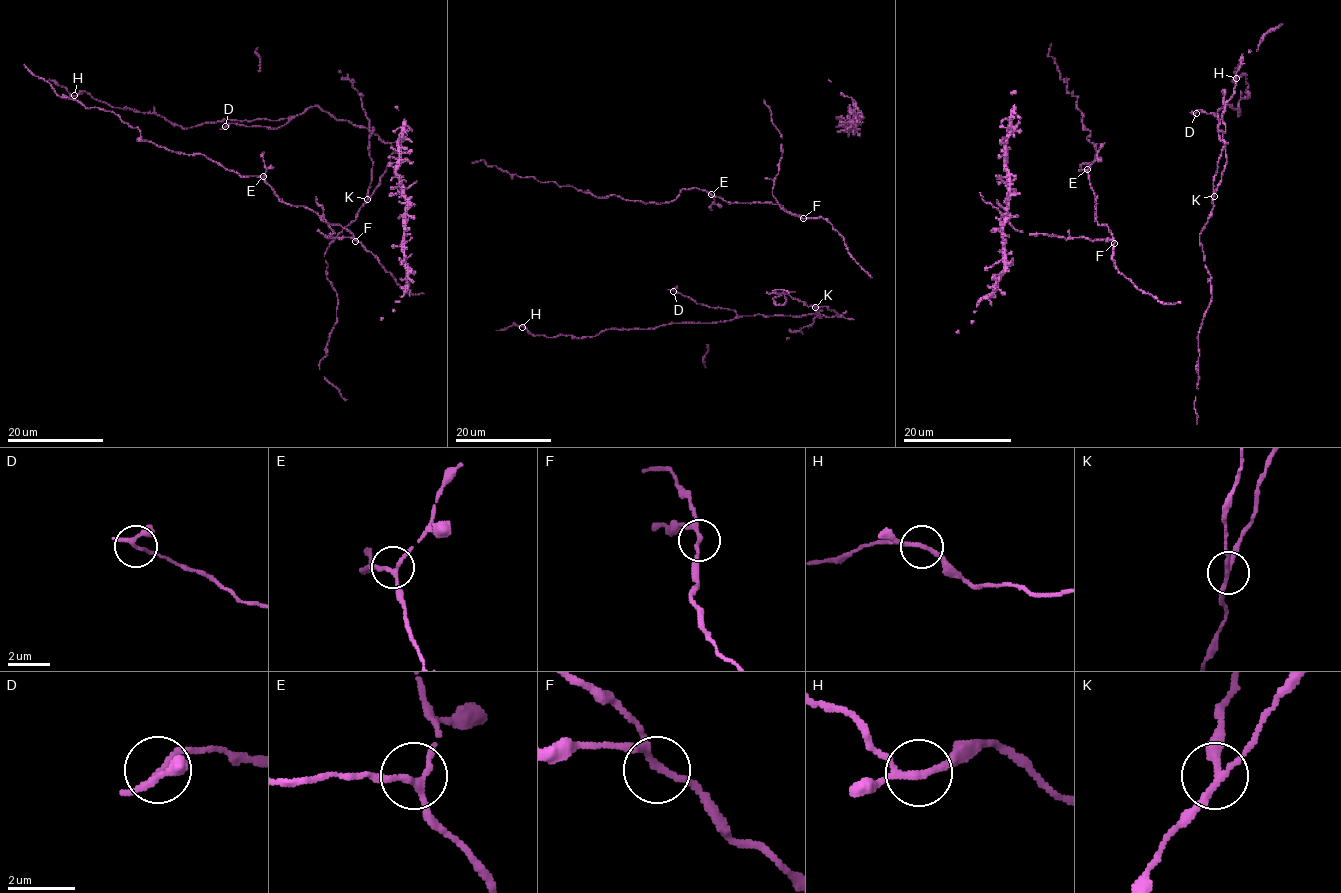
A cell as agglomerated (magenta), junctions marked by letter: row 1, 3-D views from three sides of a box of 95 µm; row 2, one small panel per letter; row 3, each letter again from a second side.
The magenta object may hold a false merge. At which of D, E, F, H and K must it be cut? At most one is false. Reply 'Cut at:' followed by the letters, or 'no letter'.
Cut at: K

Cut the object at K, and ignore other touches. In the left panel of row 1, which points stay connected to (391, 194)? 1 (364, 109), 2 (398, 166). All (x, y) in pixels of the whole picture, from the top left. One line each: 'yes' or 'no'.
1: no
2: yes

